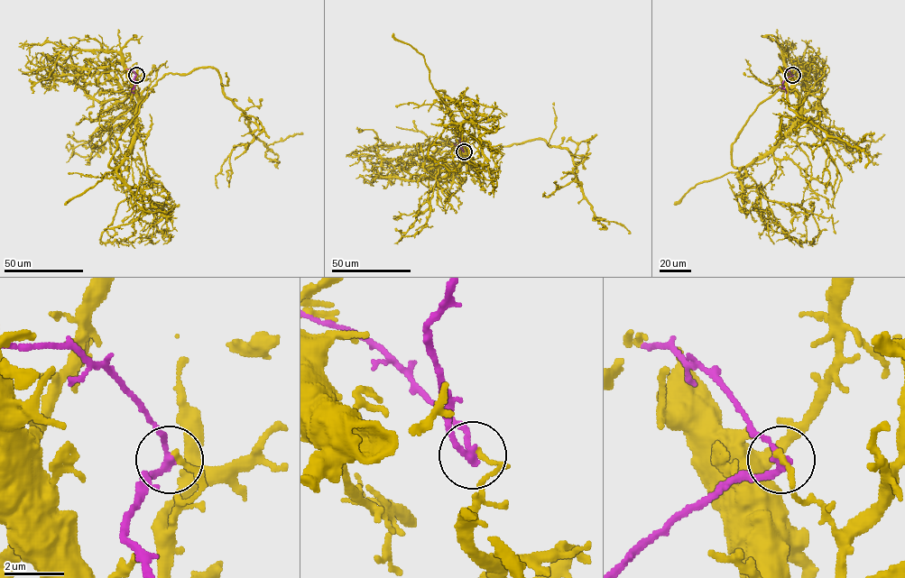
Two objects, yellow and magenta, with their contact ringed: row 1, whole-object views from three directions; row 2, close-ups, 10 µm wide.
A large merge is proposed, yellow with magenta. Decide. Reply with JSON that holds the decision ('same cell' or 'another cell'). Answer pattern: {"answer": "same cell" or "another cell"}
{"answer": "another cell"}

